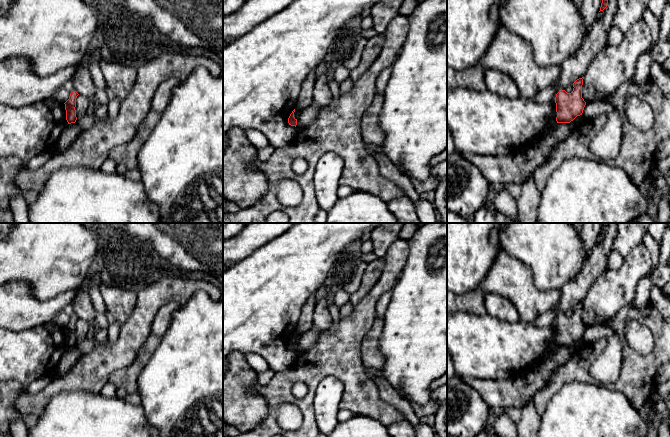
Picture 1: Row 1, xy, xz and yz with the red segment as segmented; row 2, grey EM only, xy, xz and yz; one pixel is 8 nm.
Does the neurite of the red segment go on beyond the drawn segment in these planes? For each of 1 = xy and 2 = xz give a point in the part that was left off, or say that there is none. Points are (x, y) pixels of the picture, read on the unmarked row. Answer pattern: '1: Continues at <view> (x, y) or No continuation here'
1: No continuation here
2: No continuation here

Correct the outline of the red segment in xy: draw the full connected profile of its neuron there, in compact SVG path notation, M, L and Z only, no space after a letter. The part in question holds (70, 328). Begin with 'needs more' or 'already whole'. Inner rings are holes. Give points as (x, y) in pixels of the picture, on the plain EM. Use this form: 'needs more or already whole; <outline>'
already whole; M76 315L70 317L69 323L64 327L66 334L66 344L68 348L75 347L76 341L76 322L79 318Z

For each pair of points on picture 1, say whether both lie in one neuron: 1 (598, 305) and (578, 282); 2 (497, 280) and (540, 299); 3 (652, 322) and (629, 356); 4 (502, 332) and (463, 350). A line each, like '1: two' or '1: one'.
1: two
2: one
3: one
4: one

